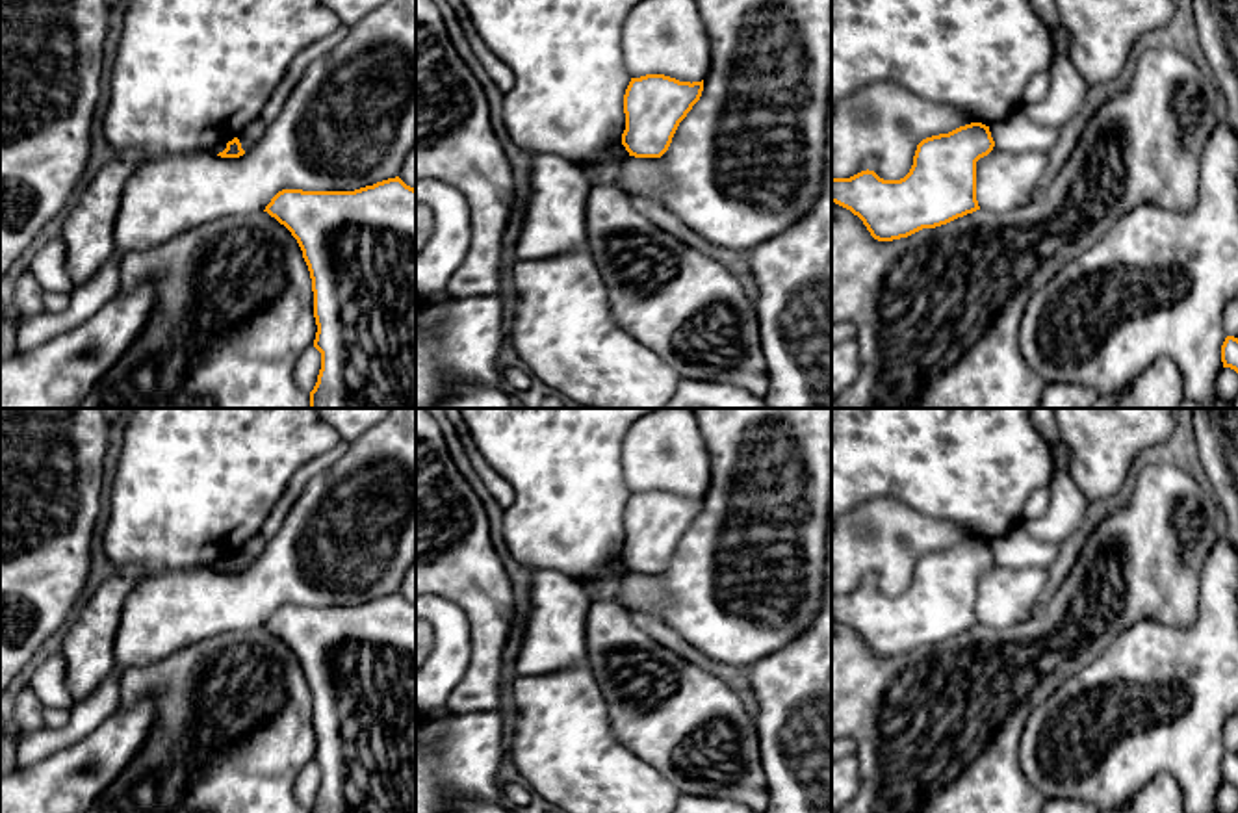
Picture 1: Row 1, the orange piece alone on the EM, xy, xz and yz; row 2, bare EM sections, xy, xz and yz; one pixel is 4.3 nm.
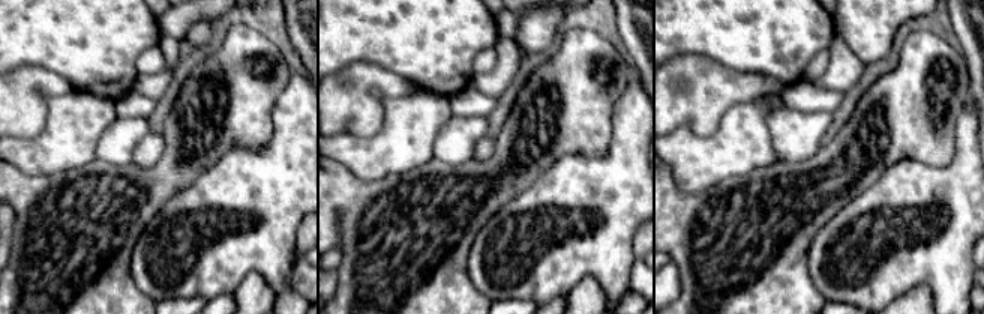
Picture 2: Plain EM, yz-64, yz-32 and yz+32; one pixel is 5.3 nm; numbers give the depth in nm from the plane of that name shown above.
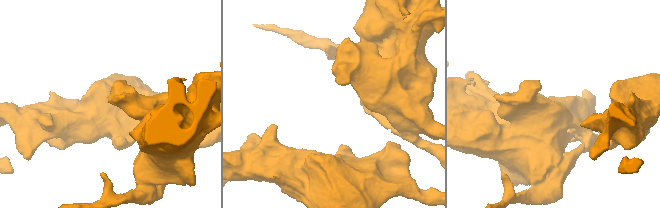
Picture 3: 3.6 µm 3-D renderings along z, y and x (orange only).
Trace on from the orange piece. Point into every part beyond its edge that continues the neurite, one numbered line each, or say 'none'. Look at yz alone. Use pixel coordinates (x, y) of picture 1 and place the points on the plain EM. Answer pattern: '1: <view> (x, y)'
none

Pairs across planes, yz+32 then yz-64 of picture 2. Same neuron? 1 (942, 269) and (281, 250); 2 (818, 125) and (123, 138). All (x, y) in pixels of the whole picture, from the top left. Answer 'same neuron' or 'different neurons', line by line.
1: same neuron
2: same neuron

